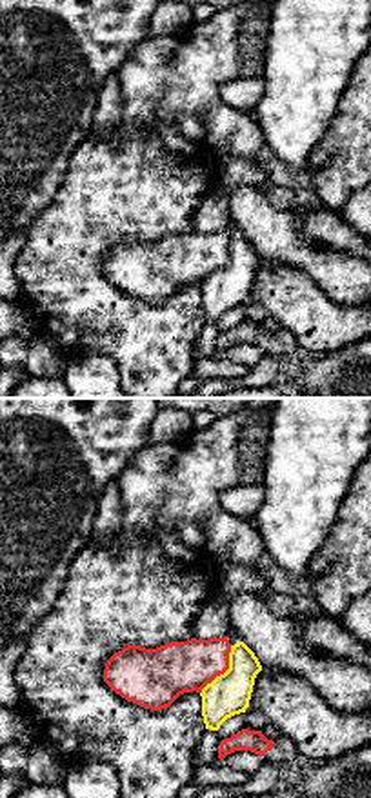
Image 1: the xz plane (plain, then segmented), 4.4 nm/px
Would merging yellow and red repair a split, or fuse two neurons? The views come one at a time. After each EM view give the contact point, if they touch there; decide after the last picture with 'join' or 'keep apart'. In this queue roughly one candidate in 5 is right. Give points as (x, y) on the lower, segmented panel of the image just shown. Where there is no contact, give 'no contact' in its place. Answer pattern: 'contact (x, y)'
contact (226, 671)

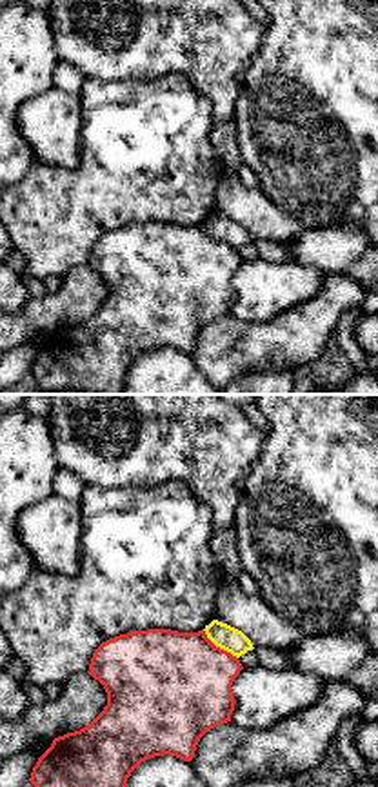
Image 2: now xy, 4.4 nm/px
contact (218, 646)

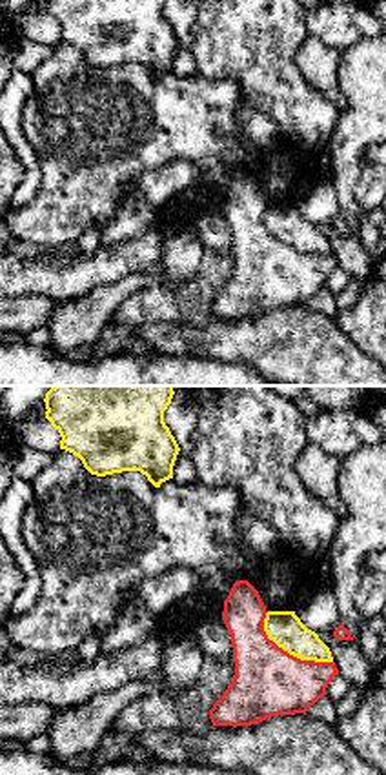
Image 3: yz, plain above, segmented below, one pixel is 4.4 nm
contact (288, 652)

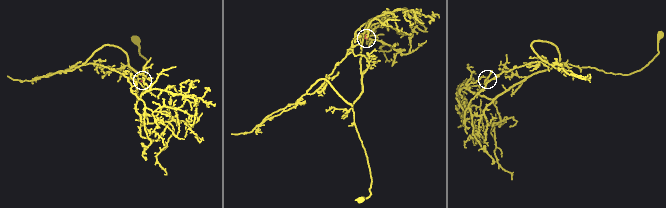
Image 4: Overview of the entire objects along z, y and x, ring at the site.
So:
keep apart

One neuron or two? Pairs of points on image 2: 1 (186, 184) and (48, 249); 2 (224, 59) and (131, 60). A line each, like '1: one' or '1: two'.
1: one
2: one

